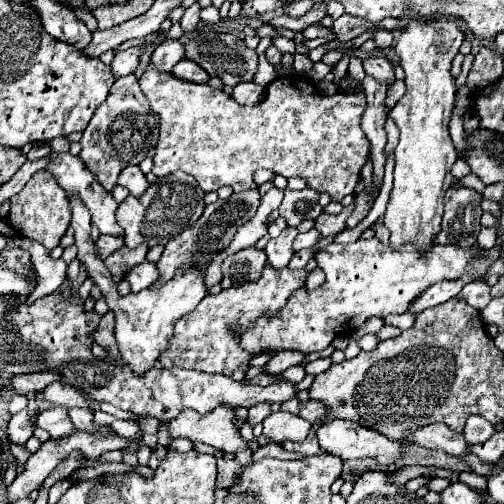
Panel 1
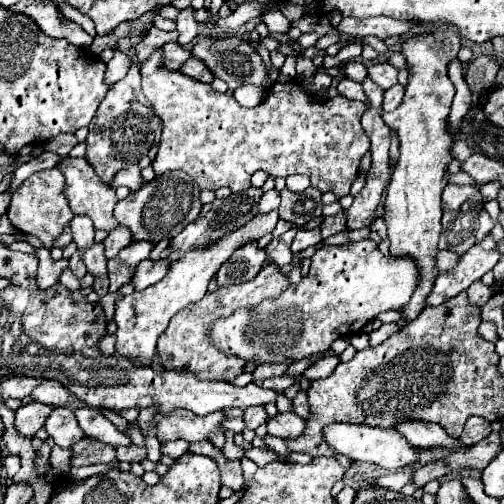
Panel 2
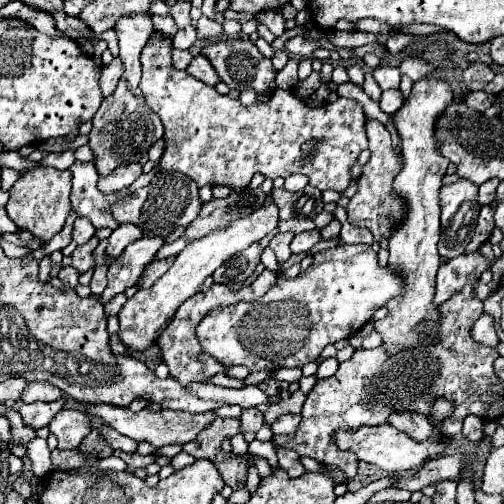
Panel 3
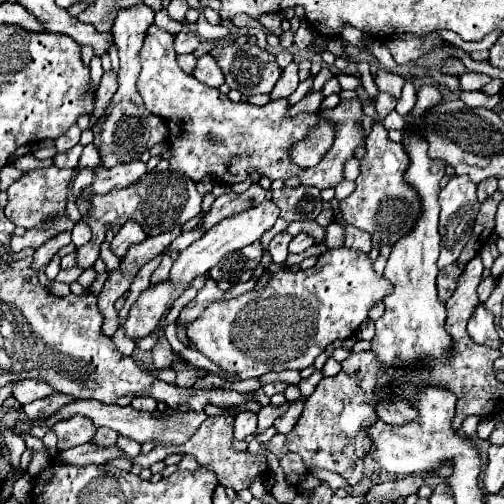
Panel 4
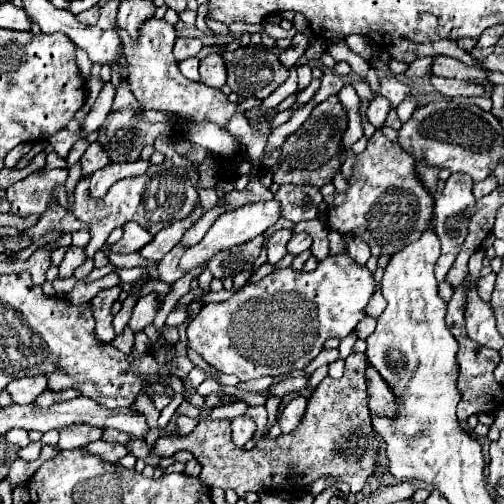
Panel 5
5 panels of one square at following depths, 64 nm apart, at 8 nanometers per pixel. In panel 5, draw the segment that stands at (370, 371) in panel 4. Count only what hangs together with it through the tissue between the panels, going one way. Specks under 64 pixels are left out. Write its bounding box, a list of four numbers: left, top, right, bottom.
[152,354,376,498]

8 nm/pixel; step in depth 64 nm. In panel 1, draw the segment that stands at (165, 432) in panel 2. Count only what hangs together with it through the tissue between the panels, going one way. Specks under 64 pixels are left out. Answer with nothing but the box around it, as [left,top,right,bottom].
[168,406,252,464]

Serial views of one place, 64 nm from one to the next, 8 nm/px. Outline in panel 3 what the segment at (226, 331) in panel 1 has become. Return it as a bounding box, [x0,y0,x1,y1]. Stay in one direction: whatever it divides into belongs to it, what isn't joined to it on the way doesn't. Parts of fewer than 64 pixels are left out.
[158,270,278,384]

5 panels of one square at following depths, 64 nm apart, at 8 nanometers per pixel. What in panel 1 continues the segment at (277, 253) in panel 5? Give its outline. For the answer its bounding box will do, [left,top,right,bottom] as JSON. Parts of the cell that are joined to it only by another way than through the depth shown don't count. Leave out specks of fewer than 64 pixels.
[266,228,298,270]

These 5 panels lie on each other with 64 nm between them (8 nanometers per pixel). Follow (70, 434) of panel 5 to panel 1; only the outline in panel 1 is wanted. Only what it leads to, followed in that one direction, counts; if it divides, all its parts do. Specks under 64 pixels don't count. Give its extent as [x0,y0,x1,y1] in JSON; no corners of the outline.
[36,406,74,440]

